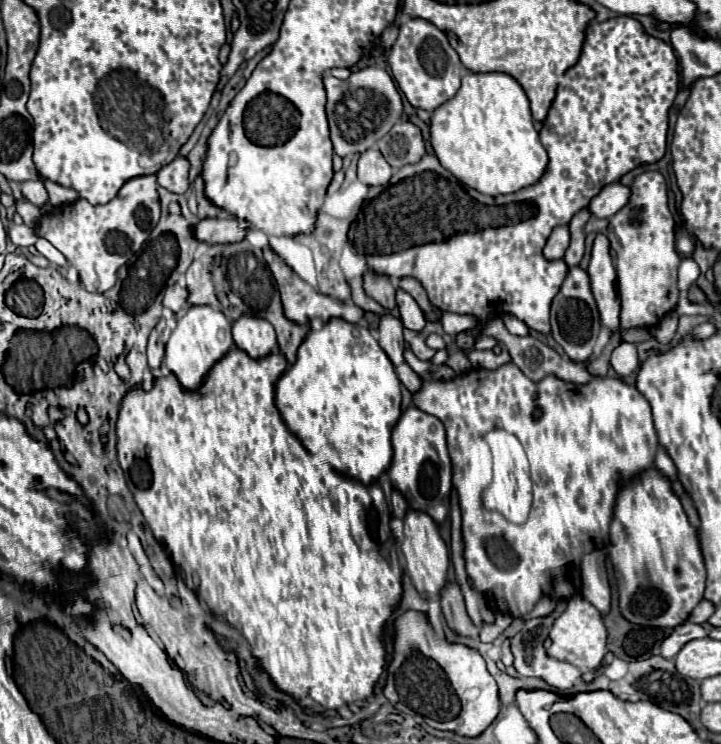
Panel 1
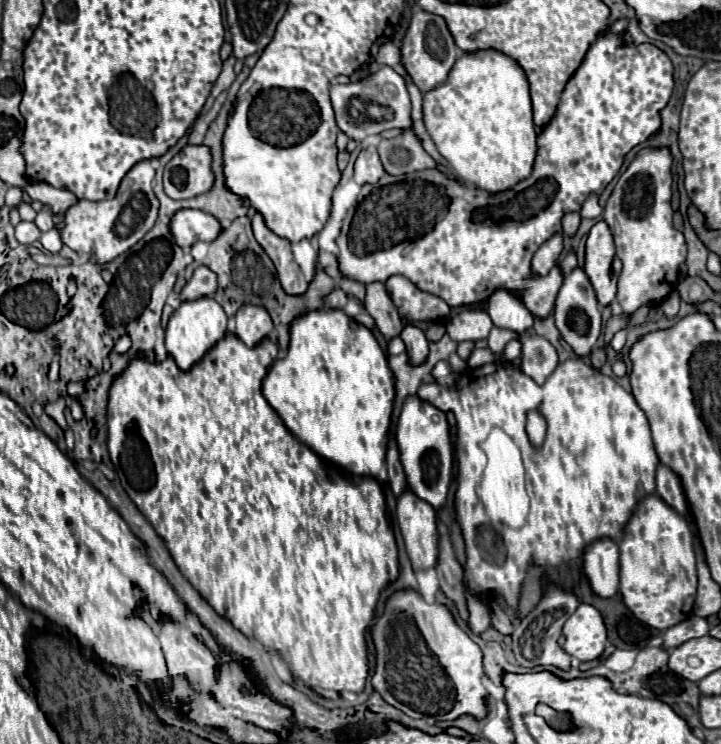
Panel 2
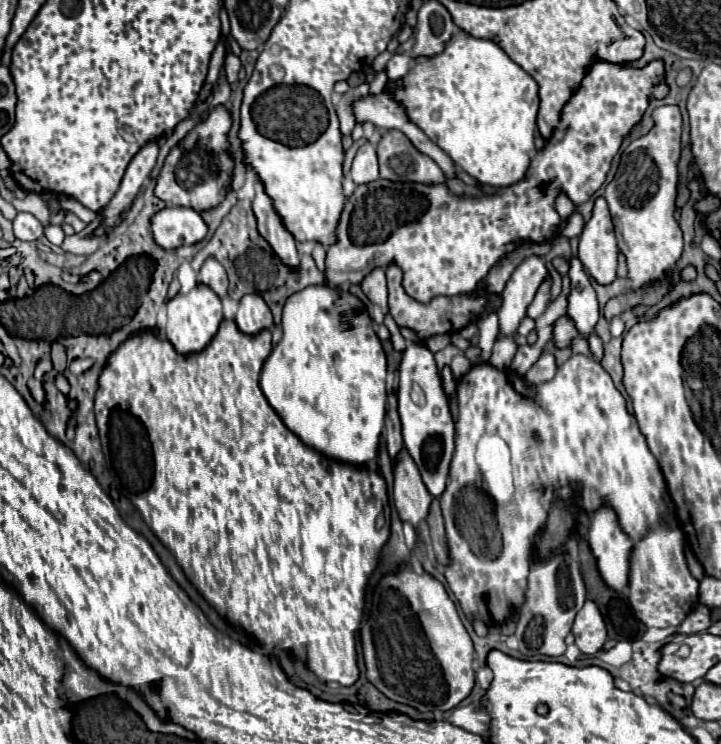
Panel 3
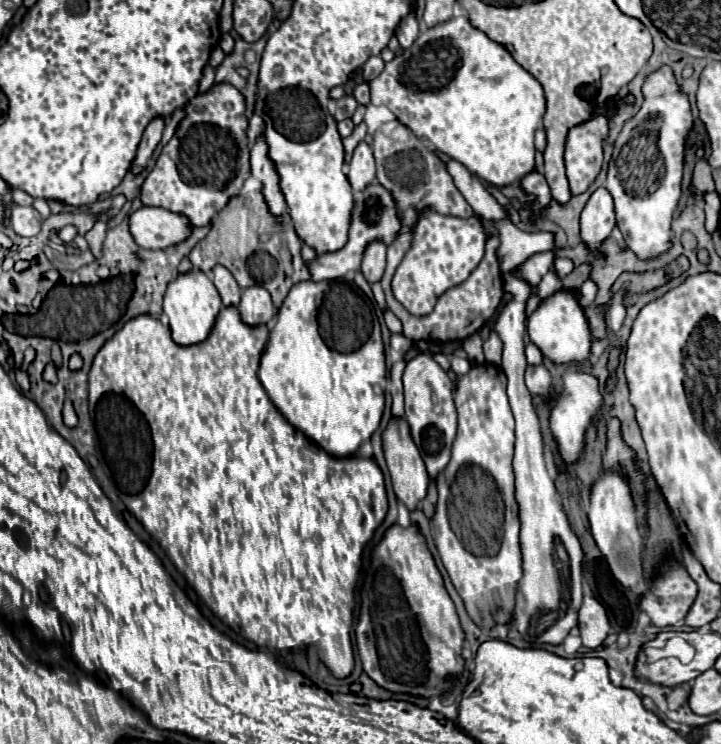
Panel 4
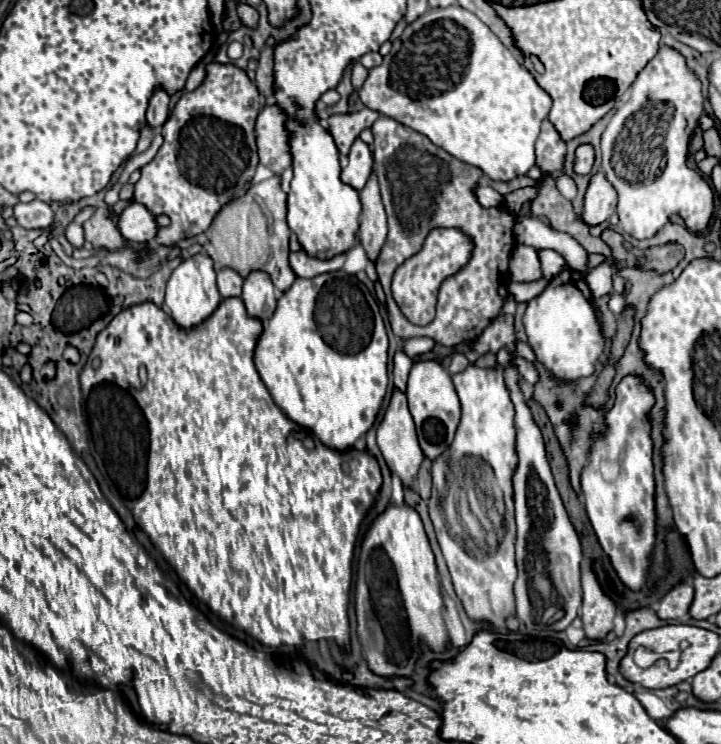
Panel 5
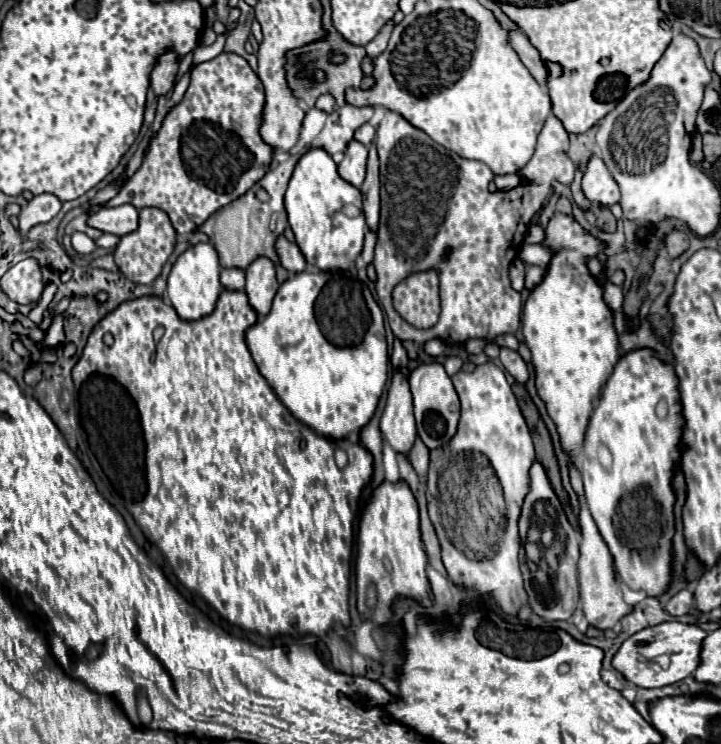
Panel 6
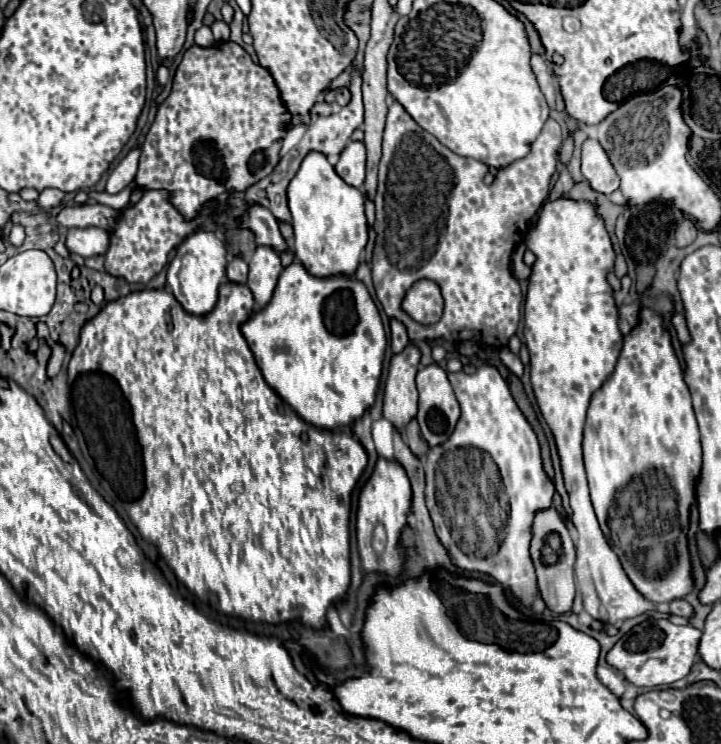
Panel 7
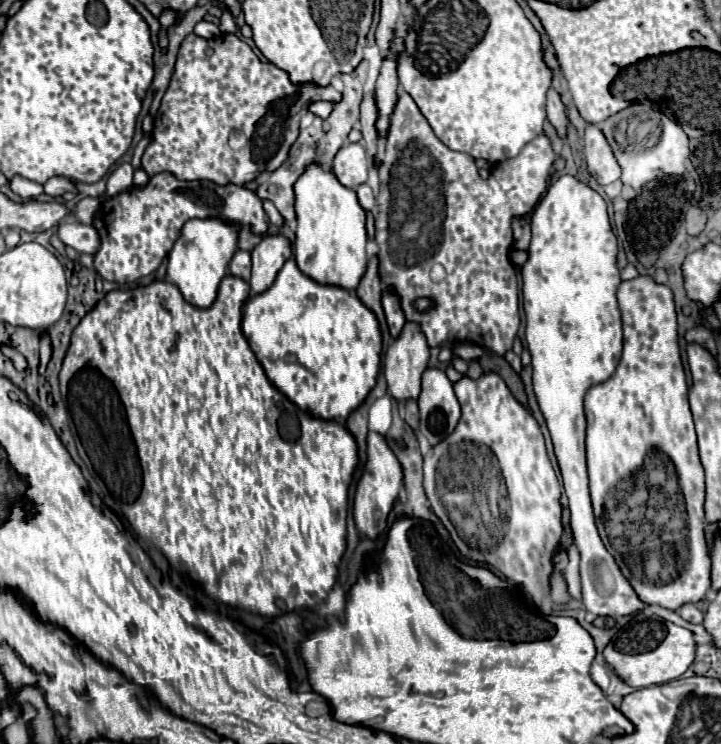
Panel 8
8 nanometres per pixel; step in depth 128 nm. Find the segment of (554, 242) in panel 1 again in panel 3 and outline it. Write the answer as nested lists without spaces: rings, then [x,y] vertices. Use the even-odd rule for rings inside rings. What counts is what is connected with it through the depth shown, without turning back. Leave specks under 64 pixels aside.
[[[532,254],[524,258],[516,270],[512,272],[504,292],[502,292],[502,306],[498,312],[500,318],[500,332],[504,336],[512,336],[526,316],[526,306],[534,300],[538,286],[548,276],[548,268],[542,256]]]

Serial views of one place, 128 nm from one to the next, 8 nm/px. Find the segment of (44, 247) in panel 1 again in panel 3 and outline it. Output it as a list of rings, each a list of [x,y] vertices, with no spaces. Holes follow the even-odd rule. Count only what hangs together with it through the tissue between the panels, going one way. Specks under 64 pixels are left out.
[[[48,226],[48,228],[44,230],[44,236],[48,238],[50,244],[56,244],[56,246],[60,246],[62,240],[64,240],[64,232],[62,232],[60,226]]]

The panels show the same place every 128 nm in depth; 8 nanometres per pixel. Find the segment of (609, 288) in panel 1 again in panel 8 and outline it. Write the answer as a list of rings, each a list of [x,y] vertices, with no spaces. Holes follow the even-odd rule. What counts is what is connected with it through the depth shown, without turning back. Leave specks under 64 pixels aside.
[[[592,124],[586,128],[586,136],[584,136],[584,156],[586,156],[588,172],[592,178],[596,178],[598,184],[608,186],[620,178],[620,166],[604,134]]]

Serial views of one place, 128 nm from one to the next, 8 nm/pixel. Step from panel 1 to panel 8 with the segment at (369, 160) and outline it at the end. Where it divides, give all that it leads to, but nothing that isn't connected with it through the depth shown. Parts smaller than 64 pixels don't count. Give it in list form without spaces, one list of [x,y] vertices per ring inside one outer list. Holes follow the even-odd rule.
[[[344,144],[334,158],[334,174],[346,188],[358,188],[368,178],[368,160],[362,144]]]

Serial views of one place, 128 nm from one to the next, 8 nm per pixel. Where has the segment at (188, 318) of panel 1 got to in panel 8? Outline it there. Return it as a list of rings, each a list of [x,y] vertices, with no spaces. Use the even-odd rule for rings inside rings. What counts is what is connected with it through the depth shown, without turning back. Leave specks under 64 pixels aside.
[[[216,218],[192,220],[184,224],[180,238],[168,254],[168,280],[178,286],[184,300],[196,308],[210,308],[216,300],[220,280],[228,274],[228,264],[236,252],[238,226],[228,226]]]

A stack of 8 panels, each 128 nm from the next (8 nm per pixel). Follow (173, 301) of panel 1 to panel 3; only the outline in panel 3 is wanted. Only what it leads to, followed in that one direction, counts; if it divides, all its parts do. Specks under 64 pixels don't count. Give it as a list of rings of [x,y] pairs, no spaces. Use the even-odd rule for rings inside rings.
[[[208,258],[204,262],[204,266],[200,268],[200,272],[198,272],[198,284],[210,286],[220,298],[226,298],[226,288],[228,288],[226,270],[214,258]]]

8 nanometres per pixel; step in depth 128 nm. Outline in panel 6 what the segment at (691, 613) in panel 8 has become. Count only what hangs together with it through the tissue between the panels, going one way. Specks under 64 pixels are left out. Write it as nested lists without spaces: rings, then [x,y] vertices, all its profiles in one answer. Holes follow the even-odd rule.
[[[682,590],[678,592],[674,598],[670,598],[670,602],[666,604],[666,612],[672,616],[684,616],[692,610],[692,592],[690,590]]]

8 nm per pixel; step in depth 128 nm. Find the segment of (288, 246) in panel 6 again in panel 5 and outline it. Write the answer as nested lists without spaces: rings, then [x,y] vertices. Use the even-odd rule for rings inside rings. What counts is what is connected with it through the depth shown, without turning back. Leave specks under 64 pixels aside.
[[[292,252],[290,254],[290,266],[294,270],[296,276],[300,278],[314,278],[326,272],[336,272],[344,266],[346,262],[346,252],[338,254],[330,260],[320,260],[320,258],[312,258],[306,252]]]

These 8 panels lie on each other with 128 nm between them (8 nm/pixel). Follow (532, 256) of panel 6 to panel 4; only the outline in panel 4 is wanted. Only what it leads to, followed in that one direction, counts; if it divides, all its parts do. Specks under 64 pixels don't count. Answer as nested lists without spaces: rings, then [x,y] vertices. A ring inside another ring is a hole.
[[[556,258],[556,260],[554,260],[554,270],[556,270],[556,276],[558,276],[558,278],[570,274],[572,268],[574,268],[574,262],[568,260],[568,258]]]

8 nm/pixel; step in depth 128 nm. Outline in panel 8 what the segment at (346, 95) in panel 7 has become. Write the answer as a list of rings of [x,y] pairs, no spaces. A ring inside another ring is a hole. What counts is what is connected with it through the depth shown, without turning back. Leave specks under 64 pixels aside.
[[[190,34],[180,46],[170,86],[156,112],[152,140],[142,154],[142,170],[148,176],[170,172],[176,180],[184,182],[210,180],[218,186],[244,186],[256,180],[262,172],[272,172],[282,166],[292,142],[298,138],[298,124],[304,110],[316,100],[330,100],[336,104],[342,100],[342,94],[332,86],[292,86],[284,70],[270,62],[260,62],[252,48],[234,34],[222,34],[212,40]],[[232,130],[238,130],[248,138],[248,144],[242,150],[232,150],[228,146],[228,132]]]

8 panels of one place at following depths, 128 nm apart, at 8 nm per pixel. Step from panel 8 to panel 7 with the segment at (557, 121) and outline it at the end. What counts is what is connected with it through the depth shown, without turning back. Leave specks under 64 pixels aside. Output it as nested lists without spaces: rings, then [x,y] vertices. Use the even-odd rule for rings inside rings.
[[[532,52],[532,72],[536,74],[536,80],[540,84],[540,90],[544,92],[548,104],[552,106],[554,104],[554,98],[556,98],[556,80],[550,72],[550,66],[546,64],[544,56],[542,54],[536,54]]]

